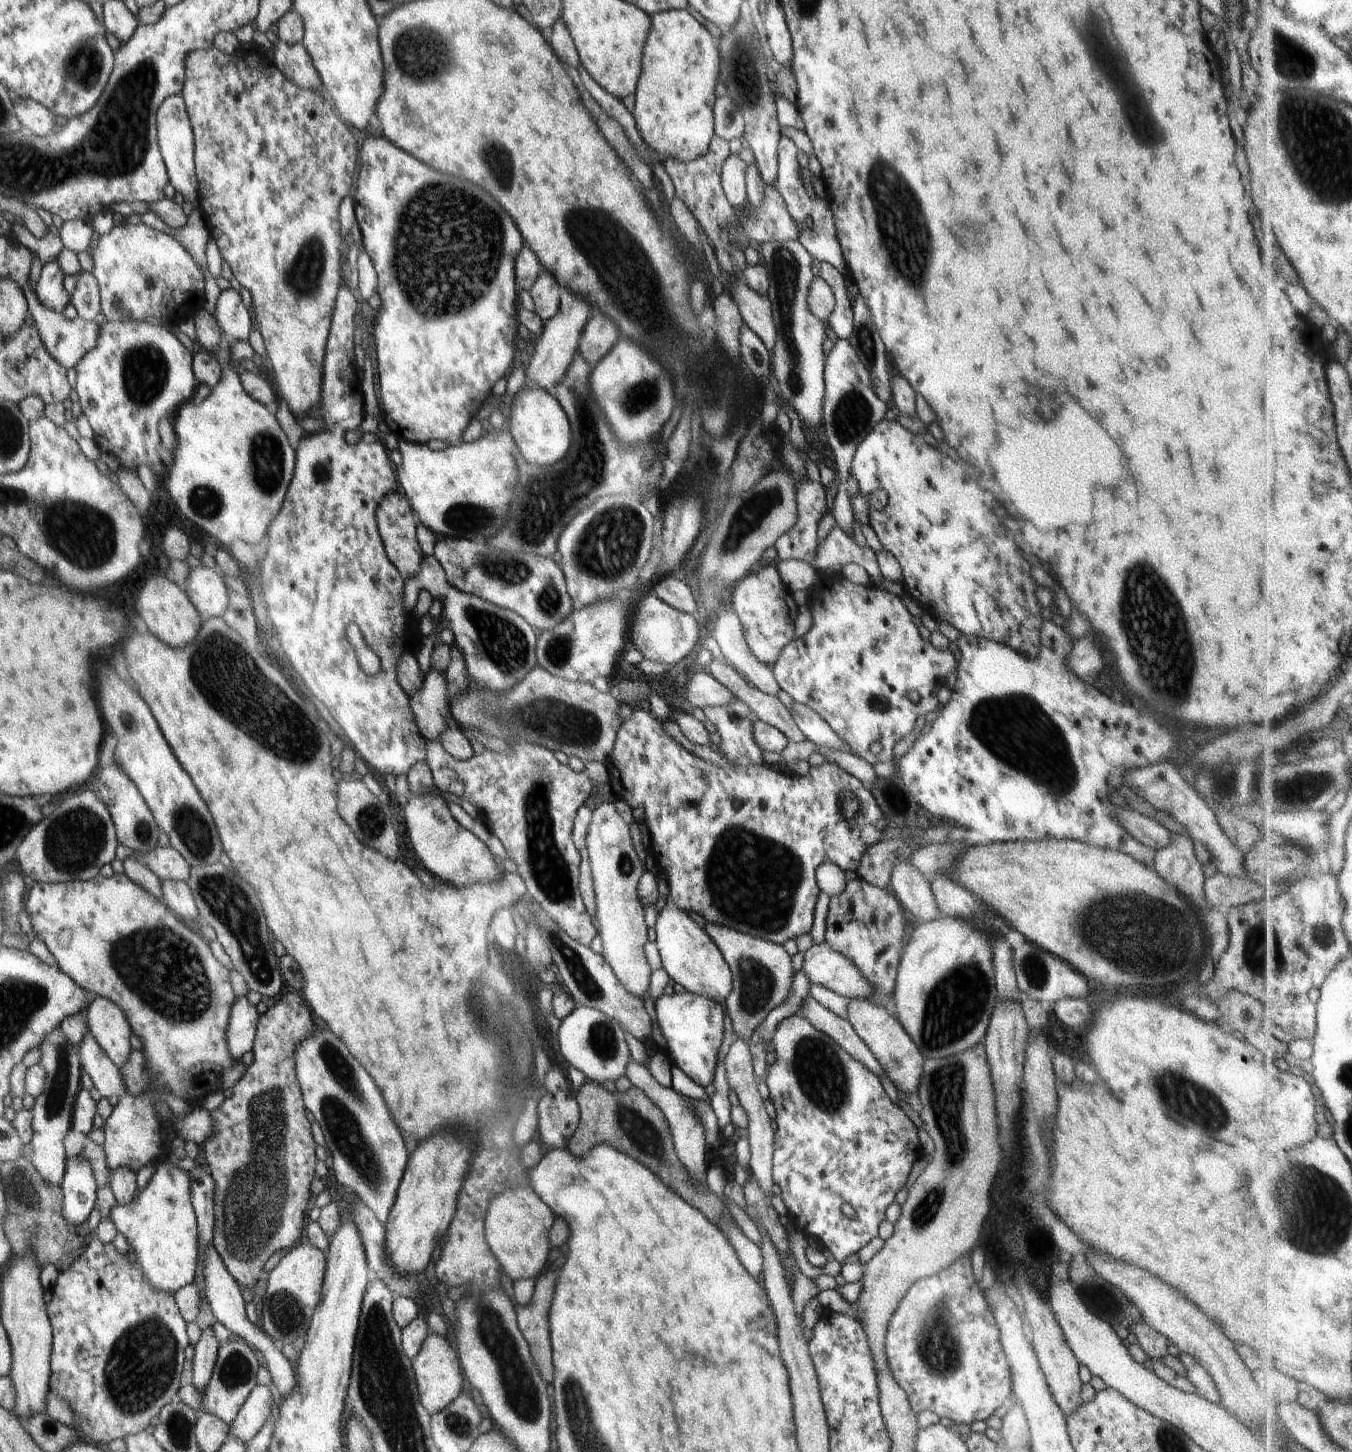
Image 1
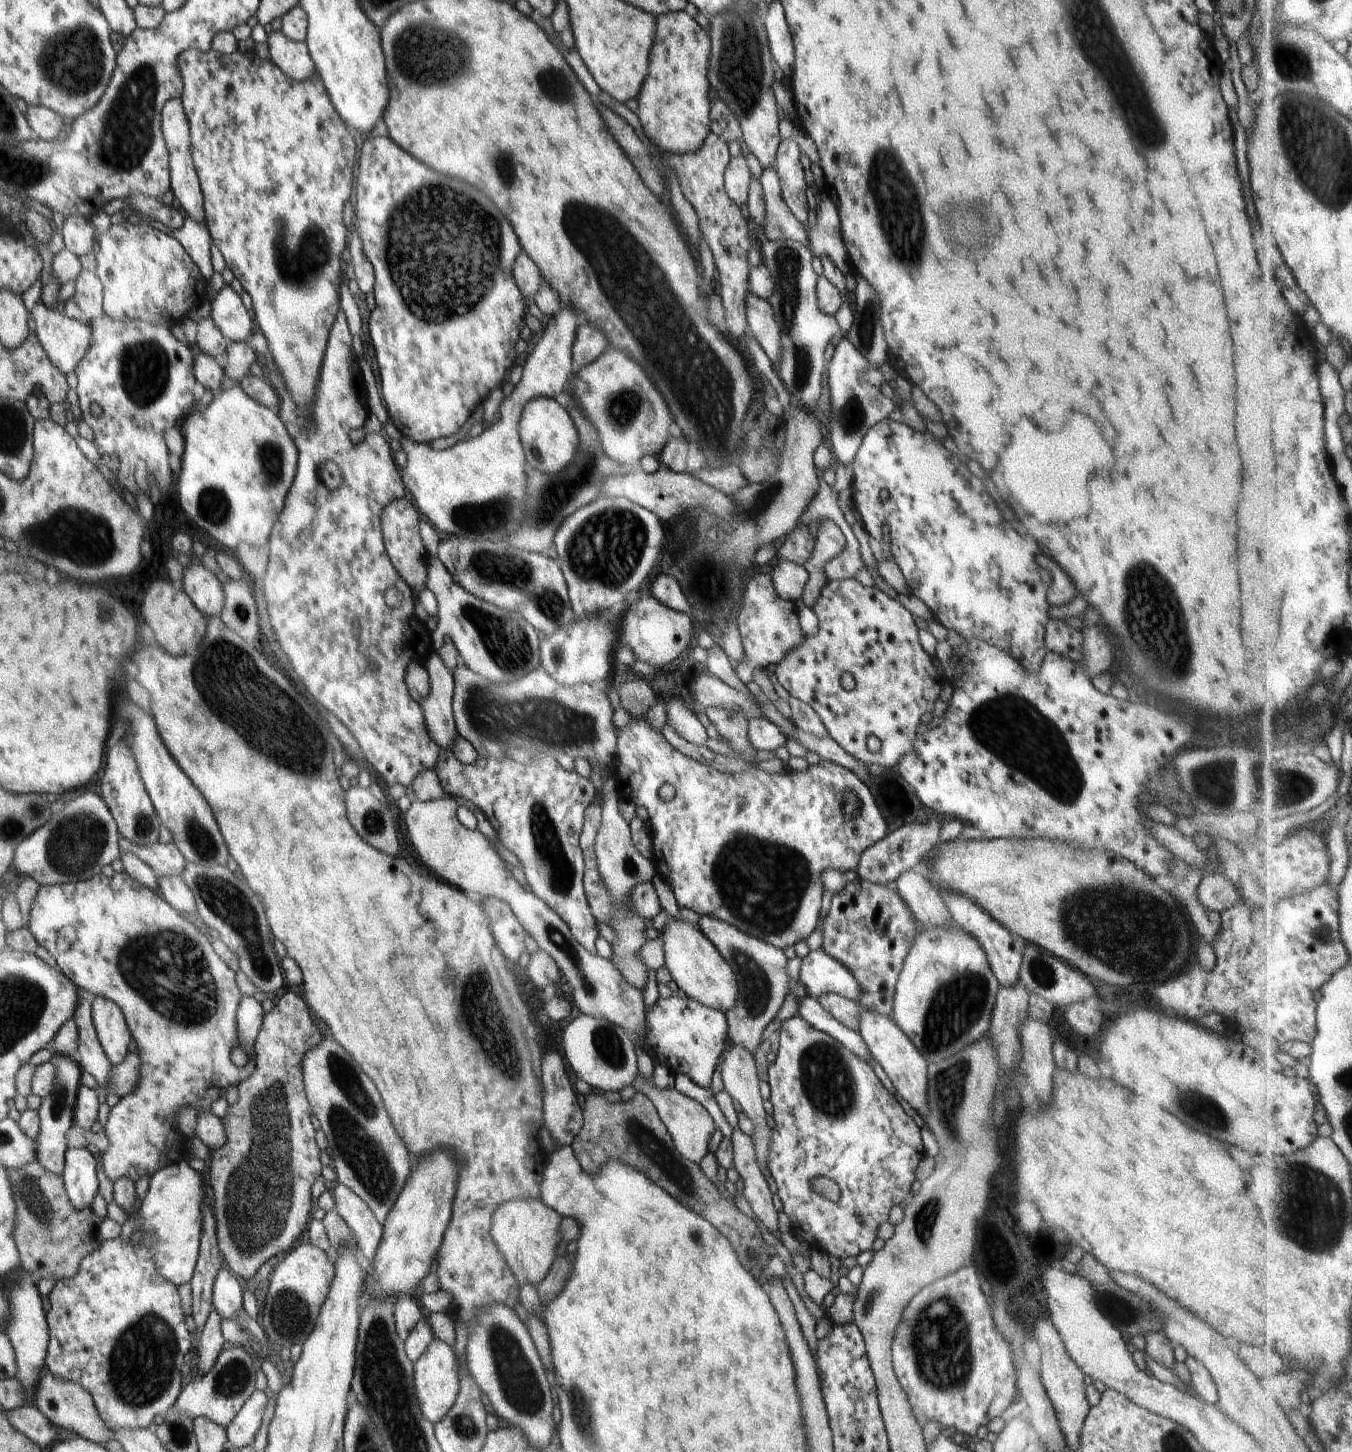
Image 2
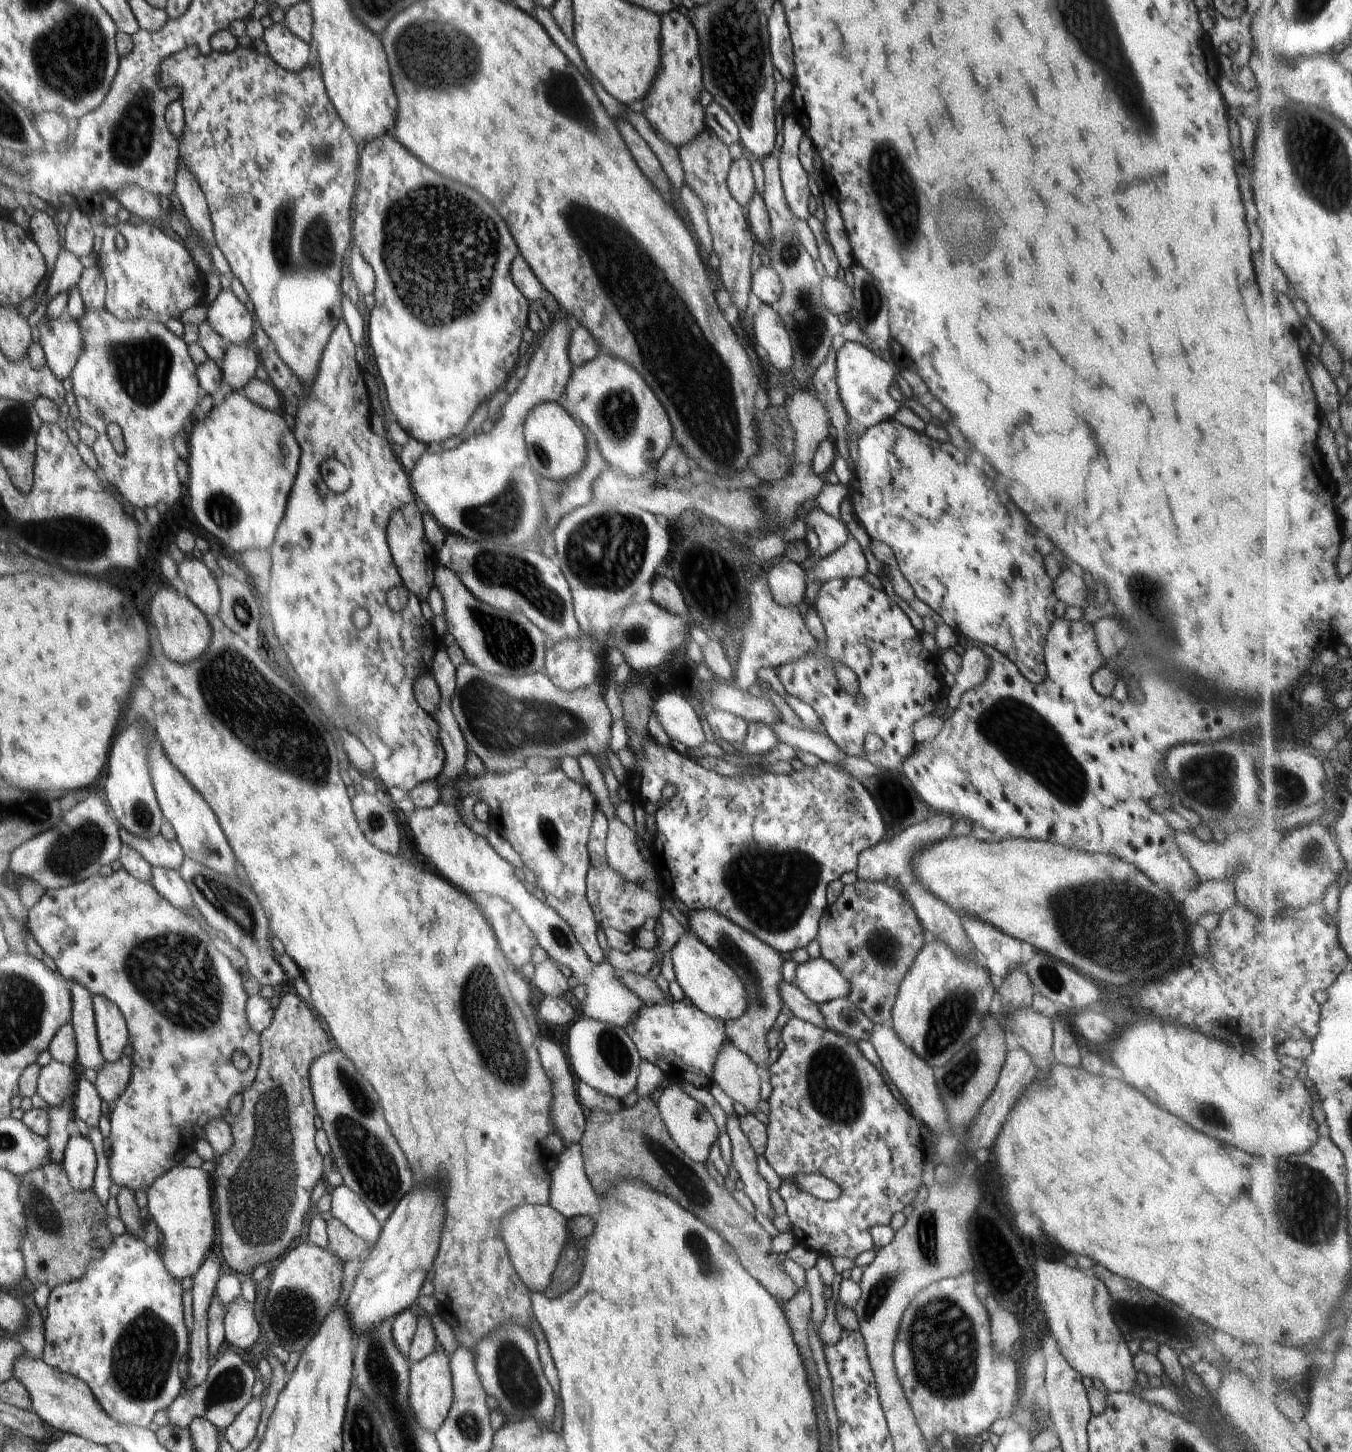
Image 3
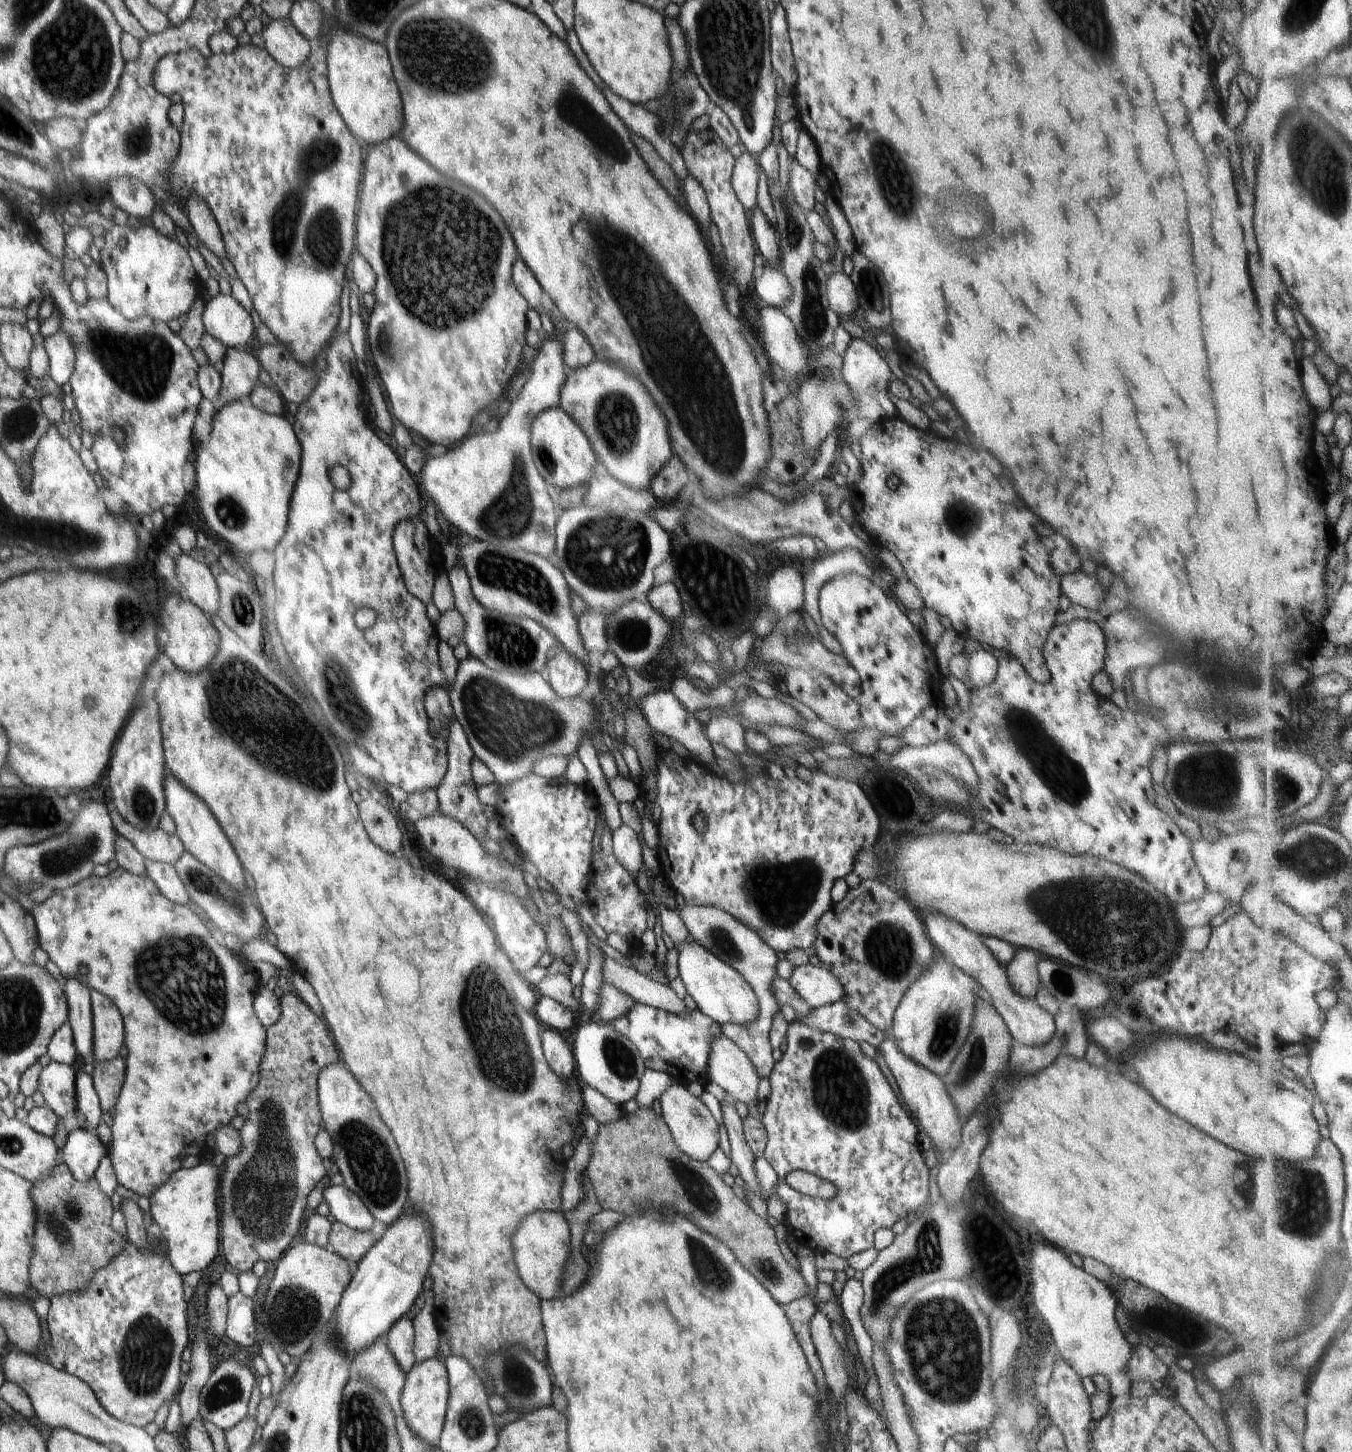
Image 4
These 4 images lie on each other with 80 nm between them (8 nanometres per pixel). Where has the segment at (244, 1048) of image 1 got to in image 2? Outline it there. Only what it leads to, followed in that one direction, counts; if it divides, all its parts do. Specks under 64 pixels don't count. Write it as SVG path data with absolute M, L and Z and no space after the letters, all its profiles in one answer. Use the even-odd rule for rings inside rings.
M243 996L237 1010L237 1027L239 1030L239 1046L253 1046L263 1025L266 1012L262 1003L254 997Z

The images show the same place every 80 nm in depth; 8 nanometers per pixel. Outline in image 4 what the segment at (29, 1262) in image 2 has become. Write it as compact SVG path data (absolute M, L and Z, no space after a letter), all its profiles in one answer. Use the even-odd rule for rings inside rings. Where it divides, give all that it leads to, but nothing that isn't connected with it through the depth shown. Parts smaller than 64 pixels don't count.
M61 1161L50 1176L32 1184L37 1219L29 1268L31 1285L49 1299L87 1289L95 1272L110 1265L127 1248L127 1238L112 1228L110 1198L102 1193L94 1177L80 1182Z

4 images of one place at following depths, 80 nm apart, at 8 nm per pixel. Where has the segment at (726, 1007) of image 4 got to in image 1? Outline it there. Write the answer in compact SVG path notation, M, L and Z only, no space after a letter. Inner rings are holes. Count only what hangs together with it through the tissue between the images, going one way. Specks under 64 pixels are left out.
M672 902L658 914L655 926L656 944L661 956L663 969L674 982L684 986L689 993L714 1001L719 1005L727 1002L733 989L733 974L722 953L706 931L692 920L688 913Z

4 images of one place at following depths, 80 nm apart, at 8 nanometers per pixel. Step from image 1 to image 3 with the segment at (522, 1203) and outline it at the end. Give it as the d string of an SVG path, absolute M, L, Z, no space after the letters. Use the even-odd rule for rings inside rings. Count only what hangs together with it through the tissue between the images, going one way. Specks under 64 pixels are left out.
M524 1205L509 1211L501 1223L501 1237L521 1281L533 1292L548 1290L552 1273L566 1244L568 1219L550 1205Z

